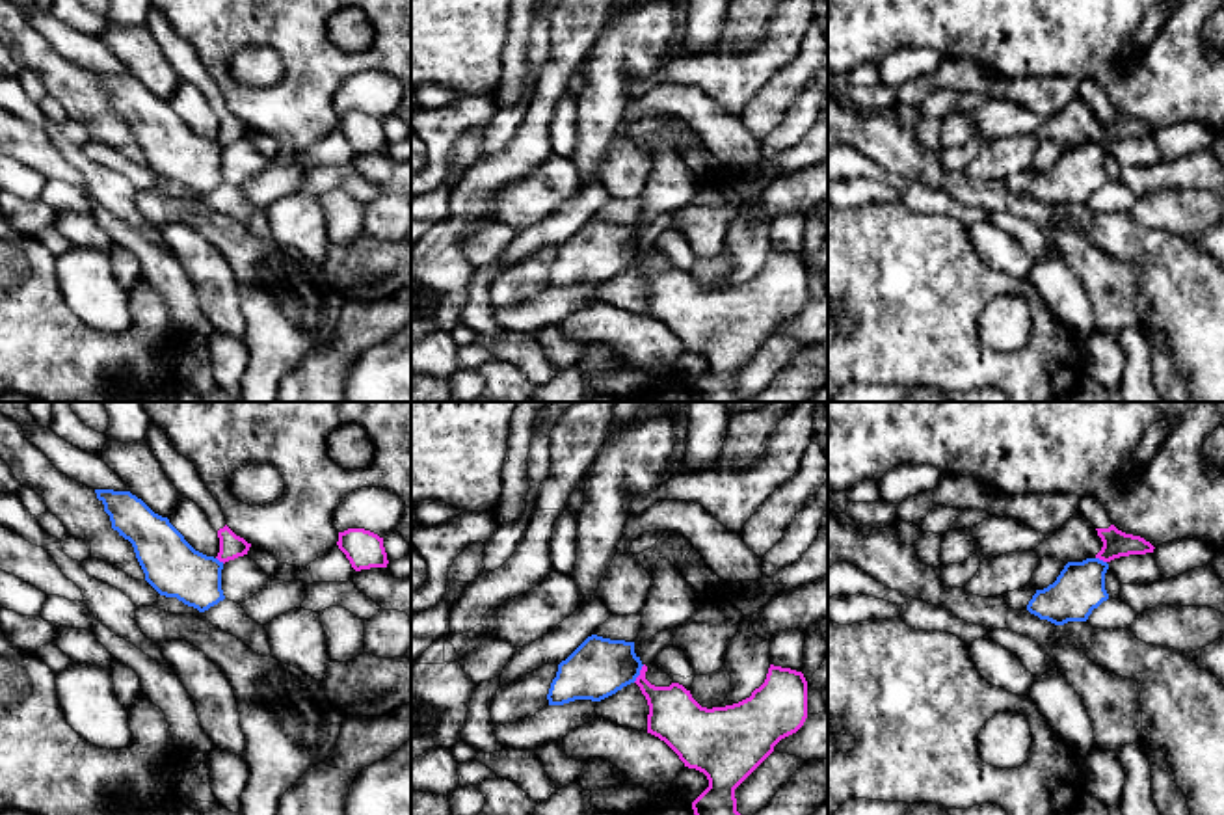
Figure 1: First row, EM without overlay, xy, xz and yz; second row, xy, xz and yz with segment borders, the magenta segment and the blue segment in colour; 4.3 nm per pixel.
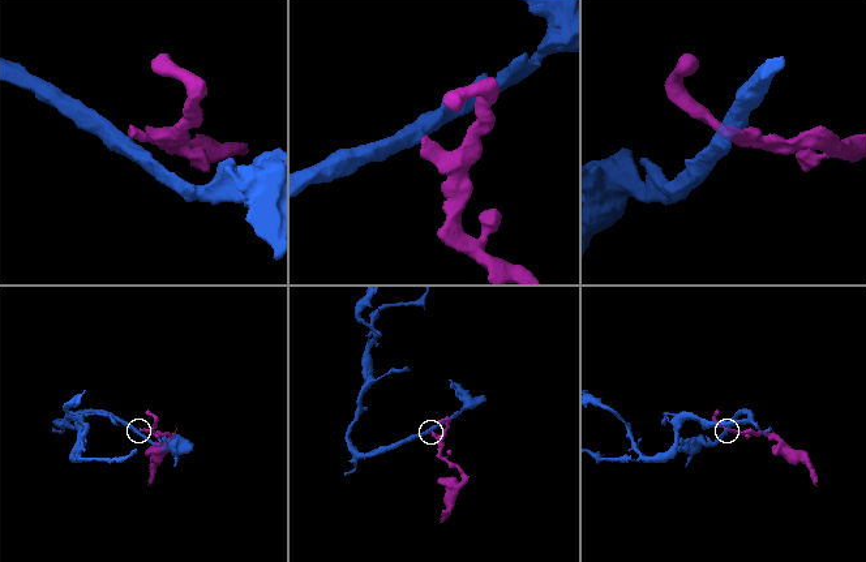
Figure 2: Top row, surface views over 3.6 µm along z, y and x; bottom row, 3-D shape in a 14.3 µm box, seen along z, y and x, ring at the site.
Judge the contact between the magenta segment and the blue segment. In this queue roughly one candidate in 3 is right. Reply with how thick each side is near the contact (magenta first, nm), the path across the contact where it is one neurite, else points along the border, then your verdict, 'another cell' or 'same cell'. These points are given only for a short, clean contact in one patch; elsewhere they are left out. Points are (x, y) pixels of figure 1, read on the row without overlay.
calibres 220 and 260 nm; border xz (644, 248), (633, 265); another cell

